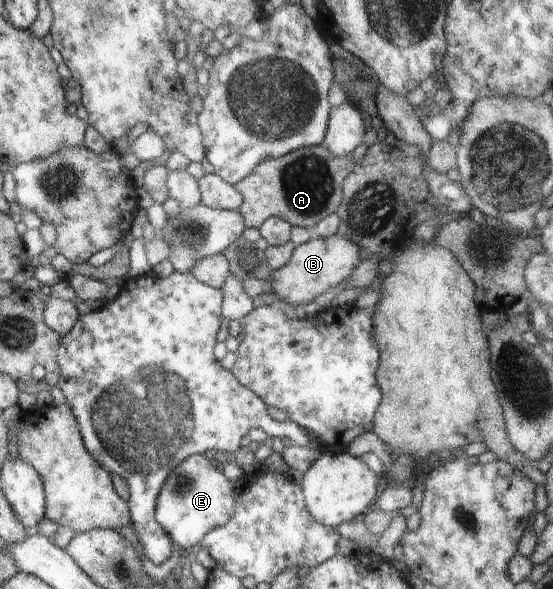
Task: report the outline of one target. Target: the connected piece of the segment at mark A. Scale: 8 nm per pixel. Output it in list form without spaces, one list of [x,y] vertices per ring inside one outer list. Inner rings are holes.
[[[322,145],[296,149],[278,160],[260,162],[252,171],[235,184],[244,202],[238,212],[246,228],[260,228],[270,217],[287,220],[292,227],[314,230],[326,216],[336,213],[343,197],[343,182],[354,169],[356,160],[351,156],[336,158]]]

